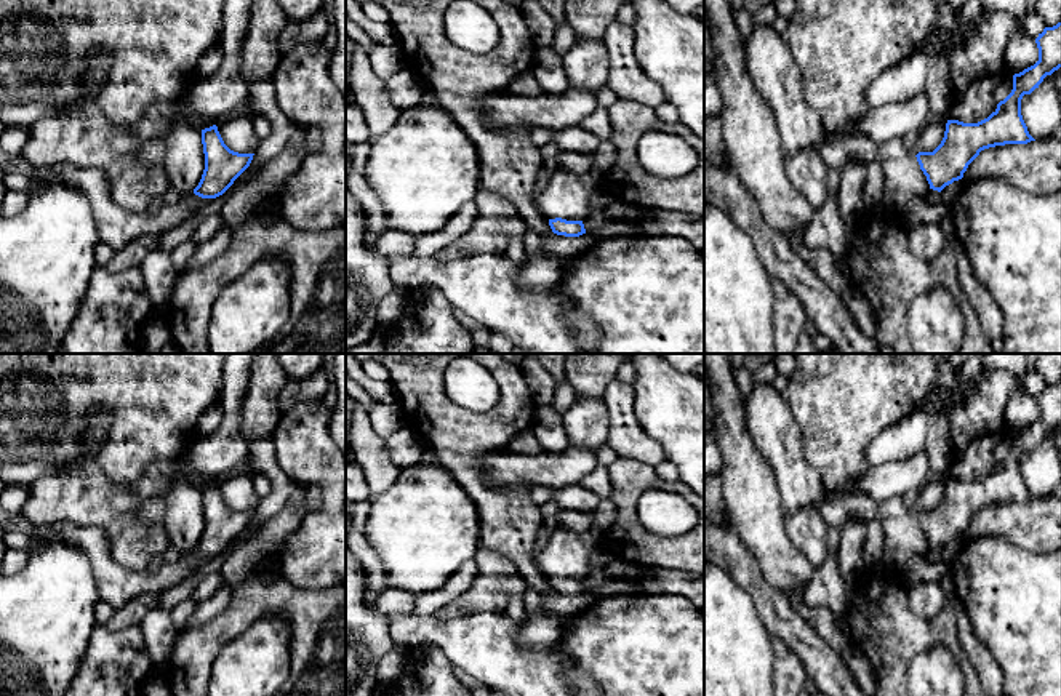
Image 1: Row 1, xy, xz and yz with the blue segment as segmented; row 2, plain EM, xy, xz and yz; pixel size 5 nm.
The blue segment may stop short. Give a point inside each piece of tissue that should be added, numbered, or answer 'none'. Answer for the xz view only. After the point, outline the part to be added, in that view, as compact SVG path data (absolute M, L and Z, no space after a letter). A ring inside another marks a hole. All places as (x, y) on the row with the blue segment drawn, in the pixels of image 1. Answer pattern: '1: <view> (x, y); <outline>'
1: xz (565, 196); M557 168L536 192L535 202L547 219L584 221L592 213L589 200L599 187L600 182L592 174L575 174Z

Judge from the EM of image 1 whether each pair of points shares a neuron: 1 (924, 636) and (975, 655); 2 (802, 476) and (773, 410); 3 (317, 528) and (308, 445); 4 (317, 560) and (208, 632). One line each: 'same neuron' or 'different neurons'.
1: different neurons
2: same neuron
3: same neuron
4: different neurons

